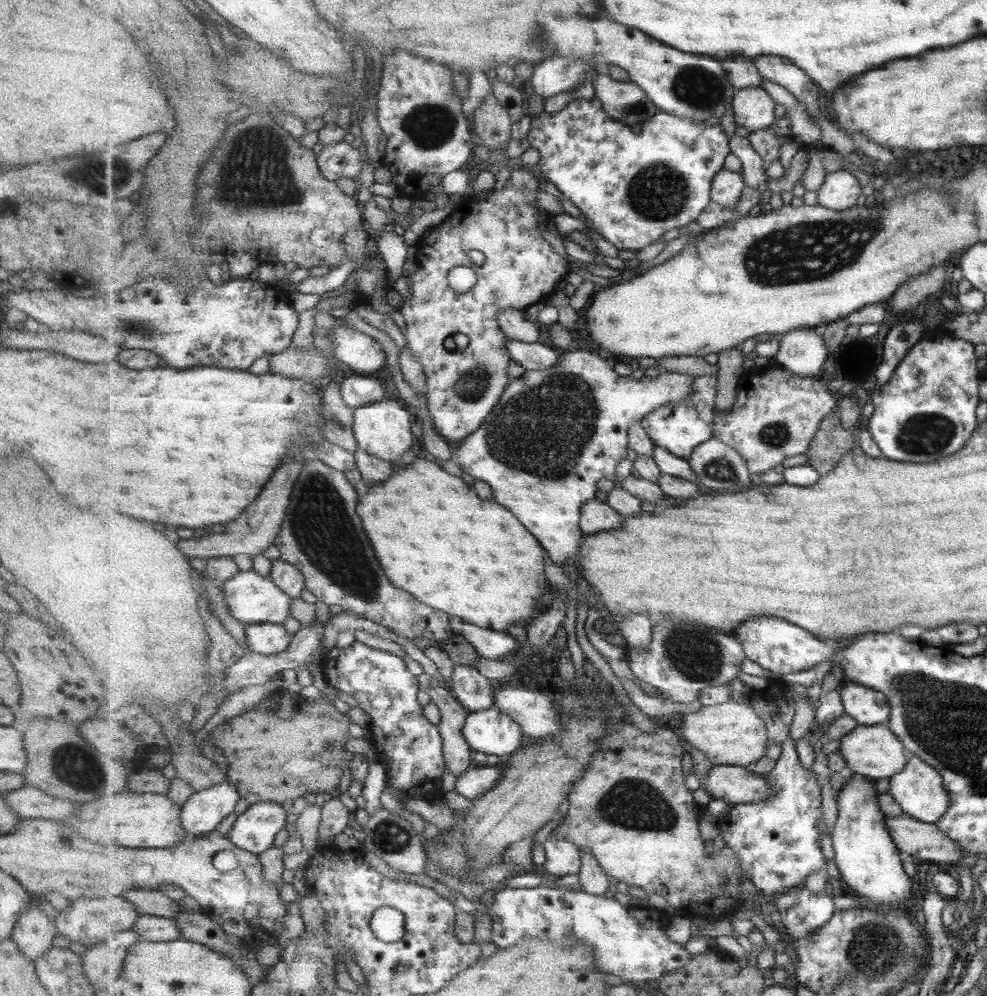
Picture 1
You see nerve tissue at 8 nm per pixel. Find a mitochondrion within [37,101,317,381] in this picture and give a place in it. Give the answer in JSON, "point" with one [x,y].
{"point":[268,181]}

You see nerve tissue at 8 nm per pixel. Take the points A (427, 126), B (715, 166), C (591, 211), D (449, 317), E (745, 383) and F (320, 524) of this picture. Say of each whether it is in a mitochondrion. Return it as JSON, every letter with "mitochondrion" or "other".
{"A":"mitochondrion","B":"other","C":"other","D":"other","E":"other","F":"mitochondrion"}

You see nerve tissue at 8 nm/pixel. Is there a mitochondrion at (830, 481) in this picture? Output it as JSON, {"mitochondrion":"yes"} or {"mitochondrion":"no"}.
{"mitochondrion":"no"}

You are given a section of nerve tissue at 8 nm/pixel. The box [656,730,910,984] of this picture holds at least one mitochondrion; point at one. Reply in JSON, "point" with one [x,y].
{"point":[873,949]}

